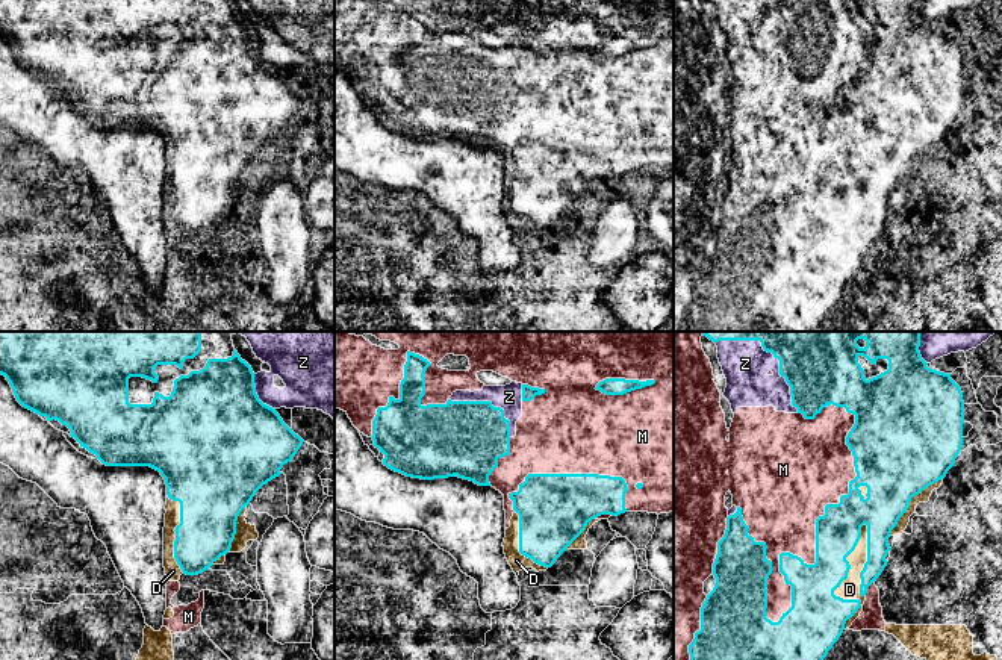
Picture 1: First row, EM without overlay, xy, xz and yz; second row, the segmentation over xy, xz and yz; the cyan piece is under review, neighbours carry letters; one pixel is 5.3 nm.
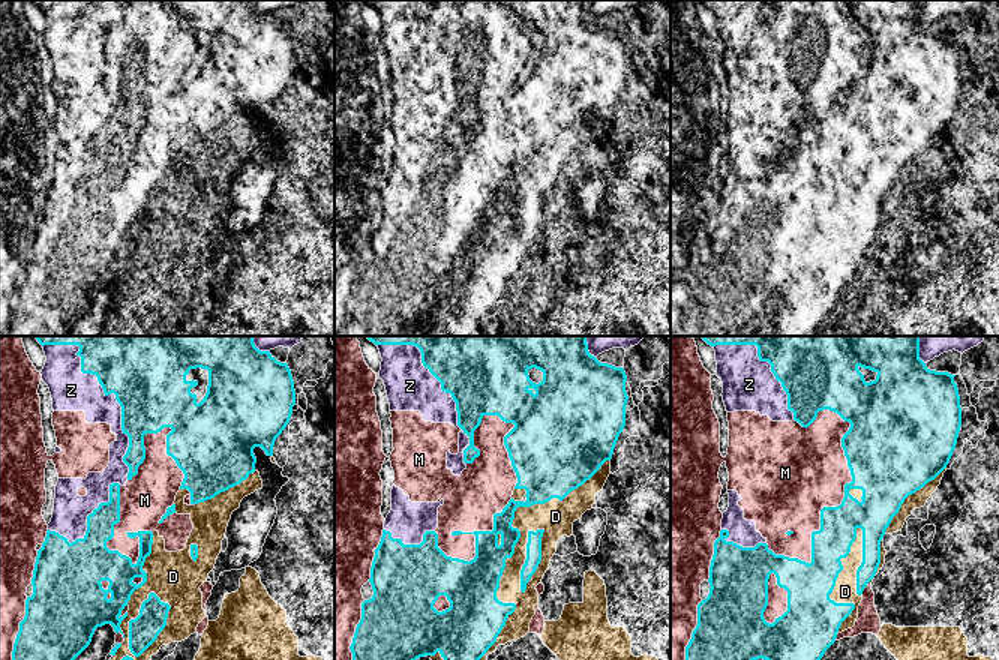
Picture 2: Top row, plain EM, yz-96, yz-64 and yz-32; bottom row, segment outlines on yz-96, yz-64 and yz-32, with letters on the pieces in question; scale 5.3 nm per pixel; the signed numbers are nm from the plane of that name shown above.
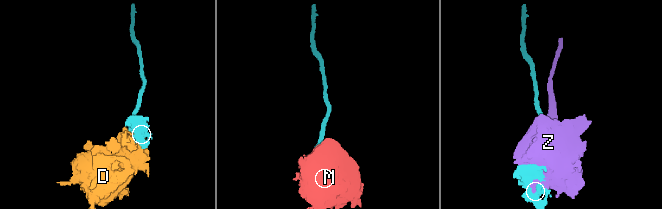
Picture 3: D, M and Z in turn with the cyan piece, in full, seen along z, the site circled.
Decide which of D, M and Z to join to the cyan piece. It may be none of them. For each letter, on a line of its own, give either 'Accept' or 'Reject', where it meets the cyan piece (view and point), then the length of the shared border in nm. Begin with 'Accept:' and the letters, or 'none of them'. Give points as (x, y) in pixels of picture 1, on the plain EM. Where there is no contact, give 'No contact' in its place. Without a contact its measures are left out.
Accept: M
D: Reject. Touches cyan at yz (860, 236). Shared border 600 nm
M: Accept. Touches cyan at yz (816, 191). Shared border 1200 nm
Z: Reject. Touches cyan at yz (771, 12). Shared border 600 nm

